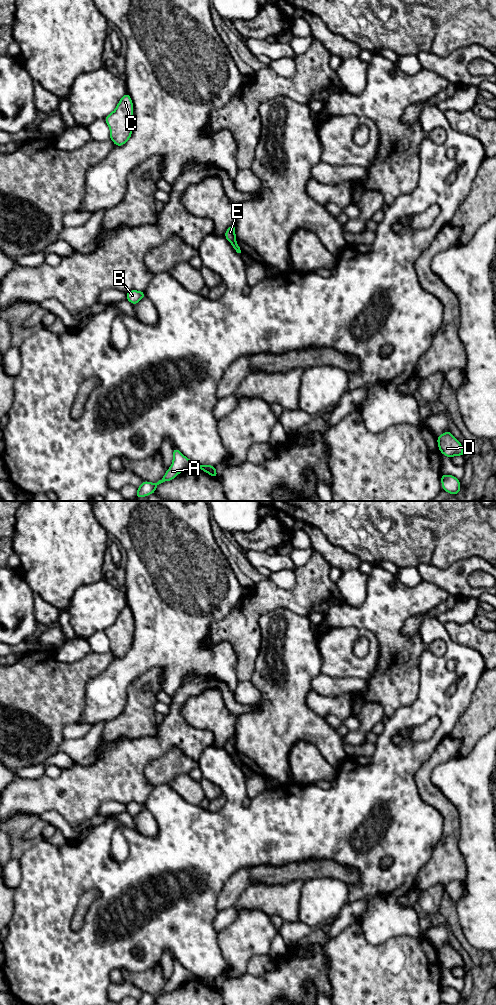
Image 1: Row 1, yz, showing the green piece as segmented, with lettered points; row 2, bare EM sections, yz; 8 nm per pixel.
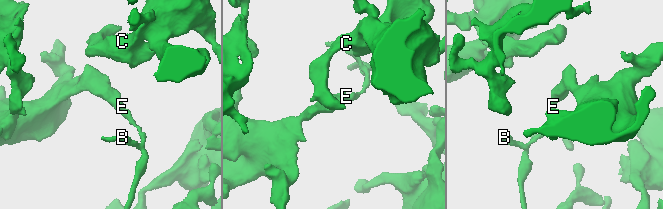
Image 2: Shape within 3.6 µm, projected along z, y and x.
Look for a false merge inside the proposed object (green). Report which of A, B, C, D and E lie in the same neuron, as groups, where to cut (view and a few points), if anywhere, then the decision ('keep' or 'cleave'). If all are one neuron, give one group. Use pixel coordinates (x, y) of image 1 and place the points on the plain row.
A B / C D E; cut in yz along (235, 753), (231, 755); cleave

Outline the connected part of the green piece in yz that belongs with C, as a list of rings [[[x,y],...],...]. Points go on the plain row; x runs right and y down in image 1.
[[[126,605],[117,616],[116,621],[105,629],[110,640],[110,651],[116,658],[124,657],[133,643],[133,615]]]

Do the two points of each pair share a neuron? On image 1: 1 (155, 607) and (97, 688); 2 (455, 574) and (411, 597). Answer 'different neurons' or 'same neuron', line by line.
1: same neuron
2: different neurons

